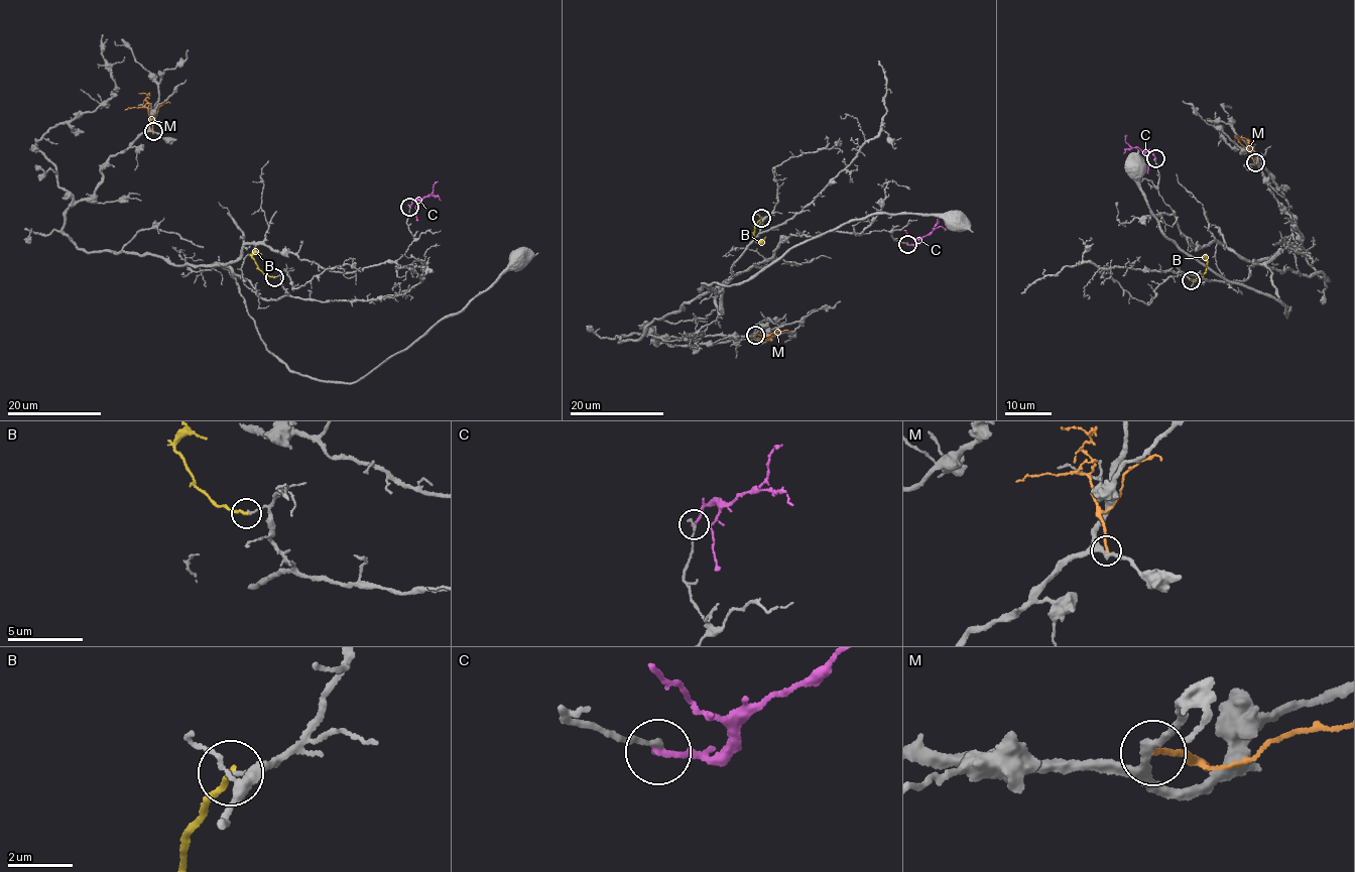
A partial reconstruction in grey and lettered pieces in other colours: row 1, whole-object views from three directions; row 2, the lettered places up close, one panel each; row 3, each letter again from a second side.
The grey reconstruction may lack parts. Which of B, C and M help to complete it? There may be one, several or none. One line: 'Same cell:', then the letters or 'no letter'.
Same cell: no letter

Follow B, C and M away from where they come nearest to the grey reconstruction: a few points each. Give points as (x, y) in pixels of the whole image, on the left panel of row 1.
B: (274, 276), (269, 277), (252, 257), (257, 252), (262, 254)
C: (409, 207), (414, 200), (430, 195), (441, 201)
M: (153, 131), (147, 108), (124, 110)

